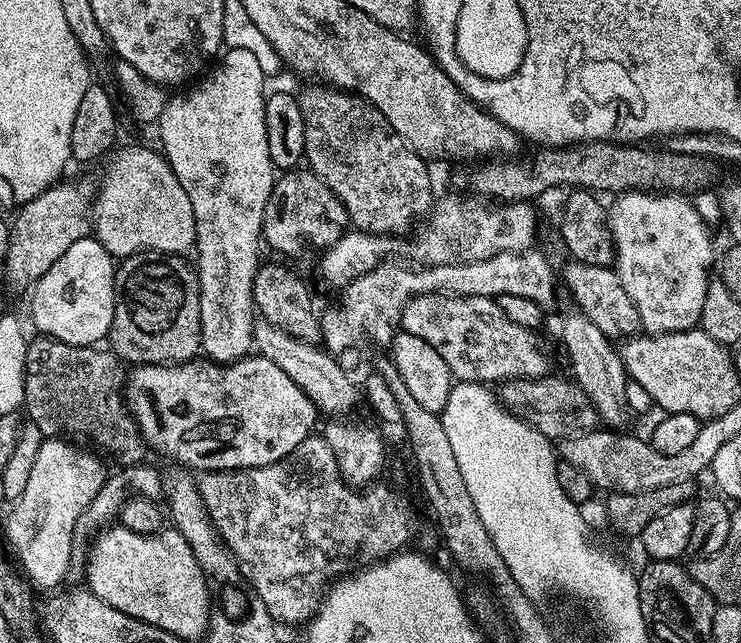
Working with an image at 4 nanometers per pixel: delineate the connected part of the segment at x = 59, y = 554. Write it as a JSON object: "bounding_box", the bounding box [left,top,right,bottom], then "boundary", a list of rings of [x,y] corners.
{"bounding_box":[4,438,106,590],"boundary":[[[64,438],[44,439],[38,454],[34,454],[30,479],[19,489],[20,497],[4,520],[8,548],[16,555],[19,571],[33,589],[56,590],[63,585],[60,583],[72,560],[72,535],[78,532],[81,514],[94,502],[106,479],[103,462],[95,451]]]}

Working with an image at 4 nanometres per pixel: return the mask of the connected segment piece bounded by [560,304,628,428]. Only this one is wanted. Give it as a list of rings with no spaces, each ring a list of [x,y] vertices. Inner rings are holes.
[[[566,304],[562,312],[560,334],[562,344],[570,358],[573,381],[586,394],[596,410],[599,421],[605,427],[621,427],[624,416],[628,414],[625,400],[625,384],[628,379],[619,351],[615,347],[612,348],[613,343],[609,337],[602,334],[598,326],[575,305]]]

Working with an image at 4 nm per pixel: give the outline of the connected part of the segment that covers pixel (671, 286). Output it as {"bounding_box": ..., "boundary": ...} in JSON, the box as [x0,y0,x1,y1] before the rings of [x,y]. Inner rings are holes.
{"bounding_box":[606,192,718,334],"boundary":[[[622,192],[615,197],[616,200],[612,205],[607,205],[606,219],[608,221],[608,232],[612,235],[612,247],[614,249],[614,271],[618,282],[622,286],[622,290],[626,290],[626,294],[630,294],[630,302],[634,302],[634,306],[638,310],[638,318],[640,319],[640,327],[645,333],[659,334],[661,332],[685,332],[687,328],[697,327],[700,323],[700,315],[702,314],[702,306],[706,300],[710,277],[708,277],[708,267],[713,267],[714,261],[718,256],[718,248],[712,245],[712,236],[708,233],[709,225],[699,217],[698,210],[695,209],[693,201],[684,194],[665,194],[663,192]]]}

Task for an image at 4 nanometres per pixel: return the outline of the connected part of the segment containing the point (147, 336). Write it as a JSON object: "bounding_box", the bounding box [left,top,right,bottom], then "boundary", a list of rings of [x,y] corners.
{"bounding_box":[106,252,201,365],"boundary":[[[136,252],[123,257],[116,270],[114,322],[106,340],[129,365],[186,364],[201,355],[200,279],[183,255]]]}

